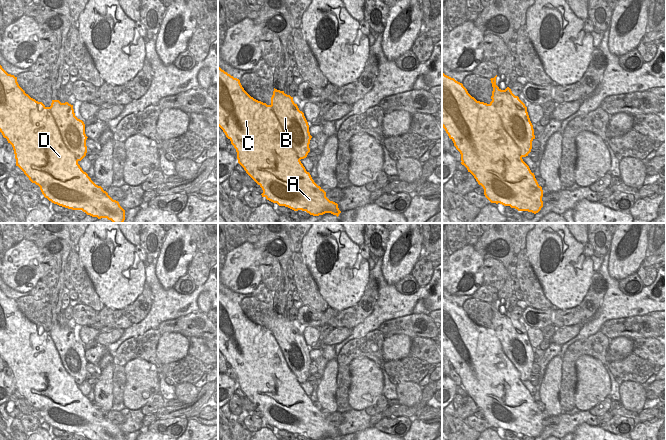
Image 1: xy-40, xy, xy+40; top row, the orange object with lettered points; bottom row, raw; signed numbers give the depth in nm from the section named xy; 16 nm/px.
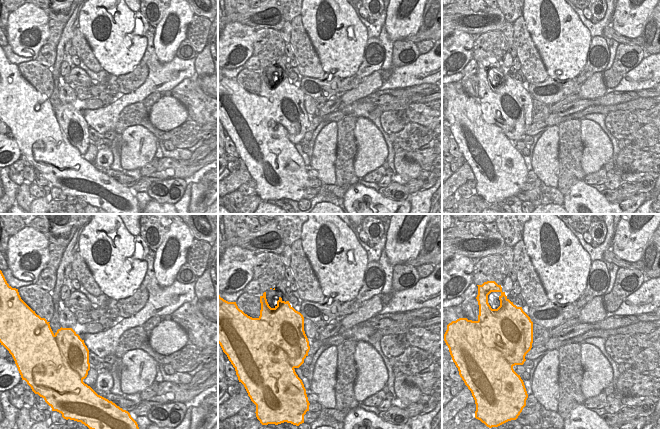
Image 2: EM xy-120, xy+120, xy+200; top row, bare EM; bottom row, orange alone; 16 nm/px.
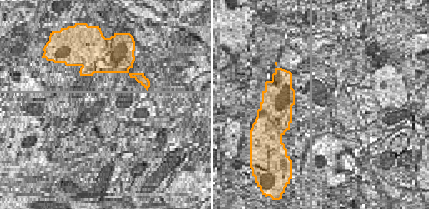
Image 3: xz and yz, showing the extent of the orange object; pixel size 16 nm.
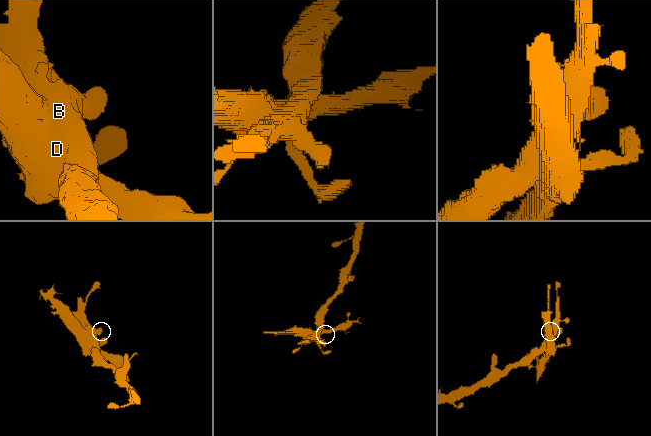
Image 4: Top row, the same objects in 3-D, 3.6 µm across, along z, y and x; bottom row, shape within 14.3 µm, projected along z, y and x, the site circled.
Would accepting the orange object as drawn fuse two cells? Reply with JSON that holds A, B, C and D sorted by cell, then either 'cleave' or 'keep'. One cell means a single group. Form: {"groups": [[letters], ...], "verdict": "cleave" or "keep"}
{"groups": [["A", "C", "D"], ["B"]], "verdict": "cleave"}

